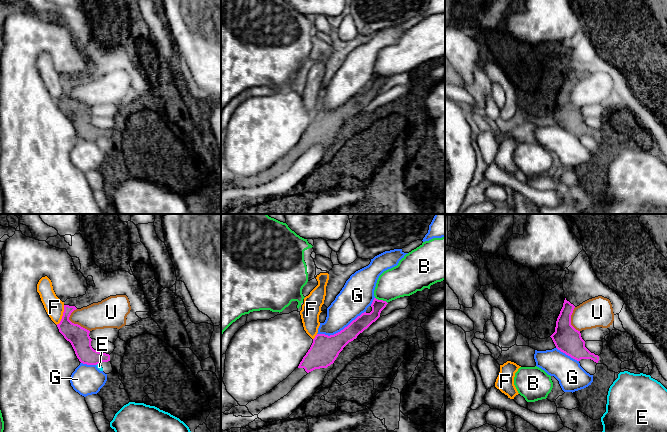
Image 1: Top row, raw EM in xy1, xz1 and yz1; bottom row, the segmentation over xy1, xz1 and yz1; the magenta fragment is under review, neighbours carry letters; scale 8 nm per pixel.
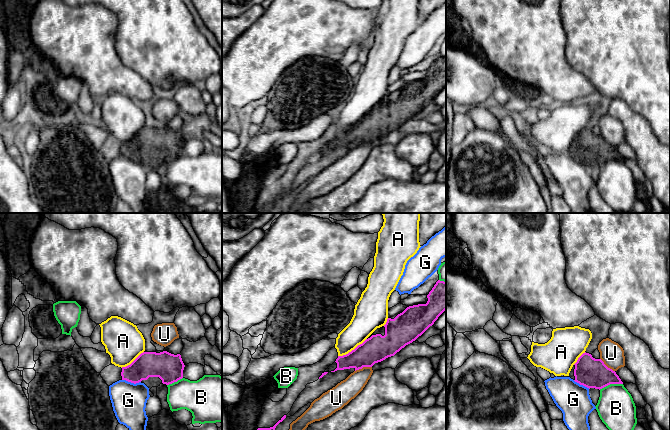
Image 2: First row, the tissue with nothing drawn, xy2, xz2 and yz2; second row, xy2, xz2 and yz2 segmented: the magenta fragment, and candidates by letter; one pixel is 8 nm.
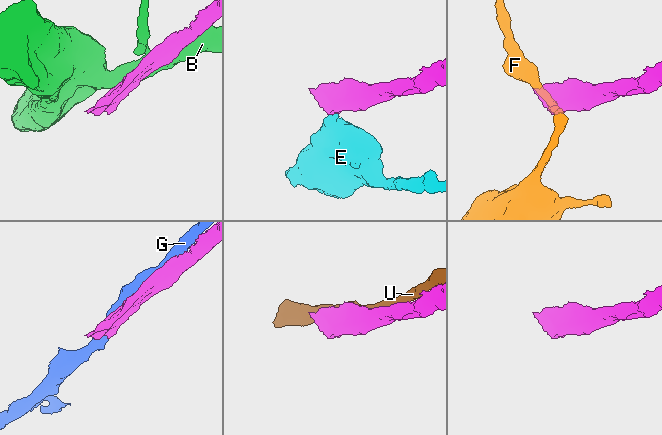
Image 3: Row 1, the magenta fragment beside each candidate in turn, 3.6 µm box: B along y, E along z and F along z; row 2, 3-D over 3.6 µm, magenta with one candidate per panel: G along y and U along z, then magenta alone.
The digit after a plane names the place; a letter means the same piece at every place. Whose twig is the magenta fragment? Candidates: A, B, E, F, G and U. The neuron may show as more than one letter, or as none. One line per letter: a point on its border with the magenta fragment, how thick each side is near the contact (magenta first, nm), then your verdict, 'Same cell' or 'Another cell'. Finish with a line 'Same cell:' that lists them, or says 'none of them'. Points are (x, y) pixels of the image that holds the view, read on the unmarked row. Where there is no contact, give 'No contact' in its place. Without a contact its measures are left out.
A: Touches magenta at xz2 (352, 126). Thickness 220 nm (magenta) against 220 nm. Another cell
B: Touches magenta at yz2 (610, 159). Thickness 240 nm (magenta) against 300 nm. Another cell
E: Touches magenta at xy1 (97, 139). Thickness 160 nm (magenta) against 40 nm. Same cell
F: Touches magenta at xy1 (63, 91). Thickness 160 nm (magenta) against 150 nm. Another cell
G: Touches magenta at xz1 (341, 106). Thickness 220 nm (magenta) against 240 nm. Another cell
U: Touches magenta at xy1 (73, 99). Thickness 160 nm (magenta) against 220 nm. Another cell
Same cell: E

